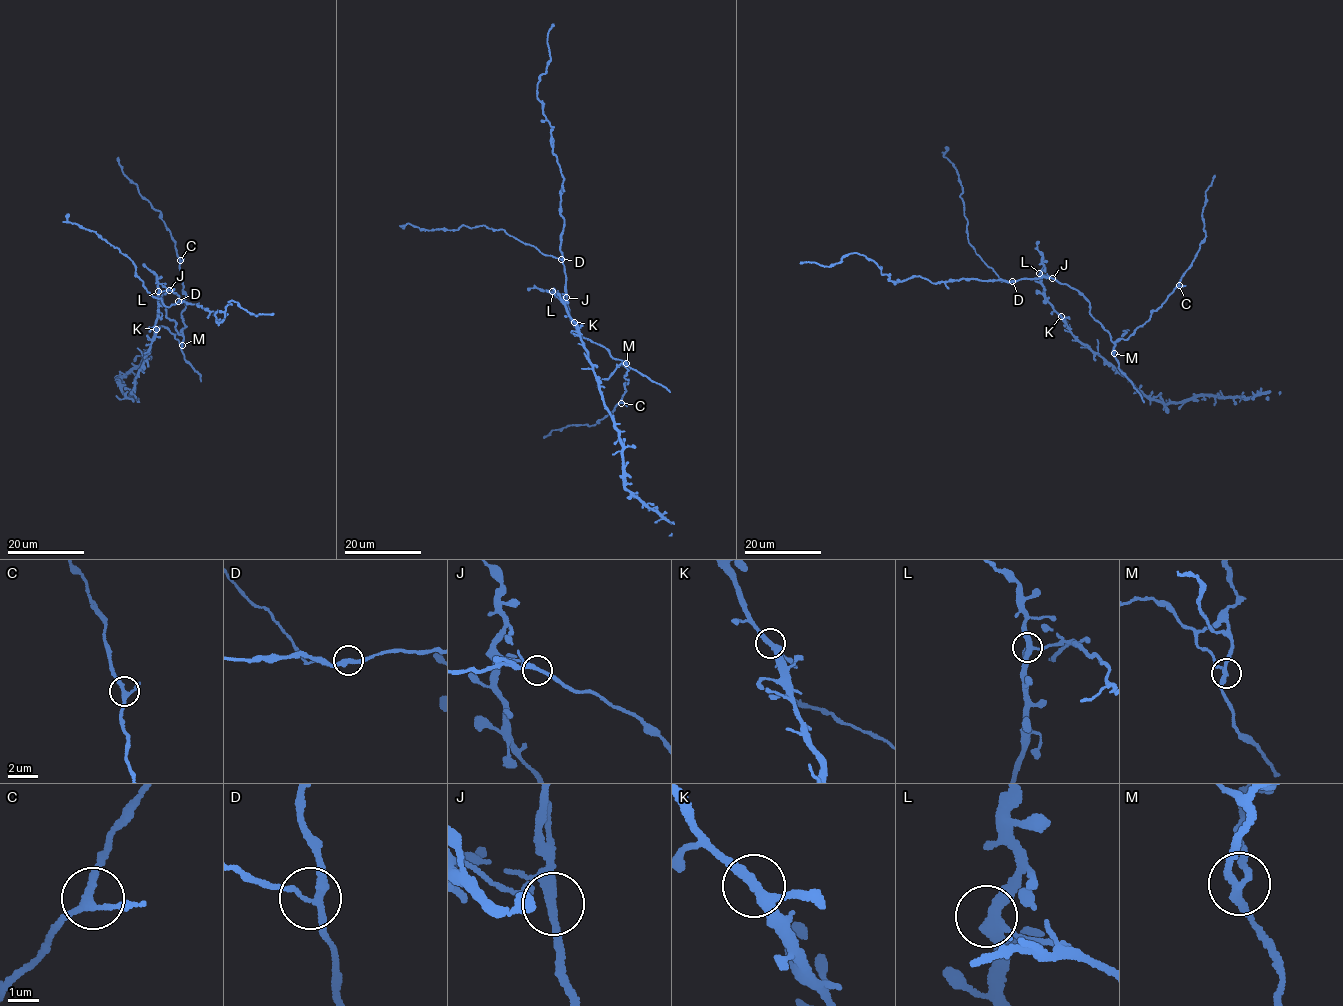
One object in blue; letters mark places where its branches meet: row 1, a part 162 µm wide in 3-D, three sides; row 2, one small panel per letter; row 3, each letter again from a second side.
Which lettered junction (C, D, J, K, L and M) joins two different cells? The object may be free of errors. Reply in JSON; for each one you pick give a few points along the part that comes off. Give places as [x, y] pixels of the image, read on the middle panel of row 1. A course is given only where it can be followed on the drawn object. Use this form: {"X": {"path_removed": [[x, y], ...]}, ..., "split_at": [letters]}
{"M": {"path_removed": [[627, 363], [618, 365], [608, 378], [601, 379], [597, 387]]}, "split_at": ["M"]}

